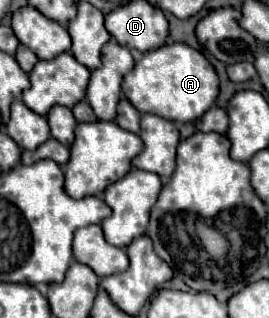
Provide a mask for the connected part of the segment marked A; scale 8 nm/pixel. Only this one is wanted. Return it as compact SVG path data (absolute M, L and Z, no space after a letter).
M185 43L163 45L147 51L123 79L123 95L139 113L153 113L179 123L201 119L203 113L215 103L217 93L219 79L213 65Z

